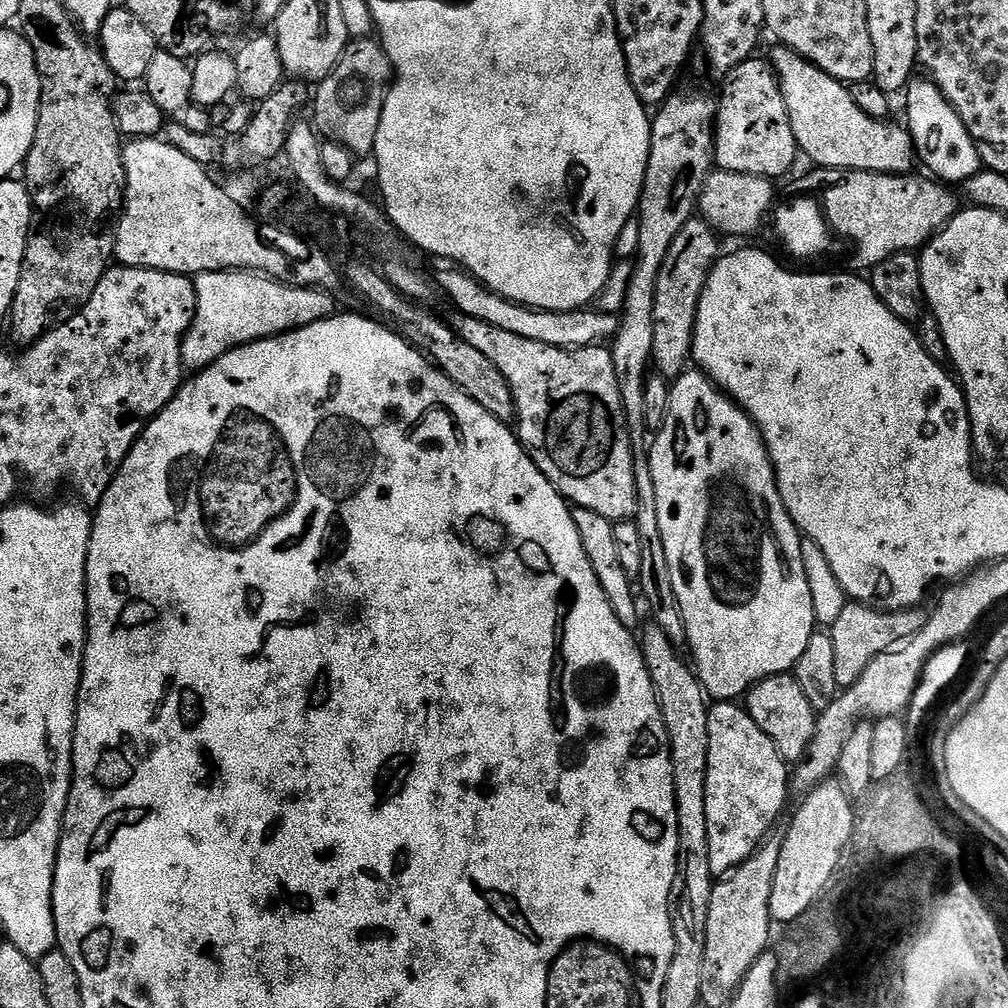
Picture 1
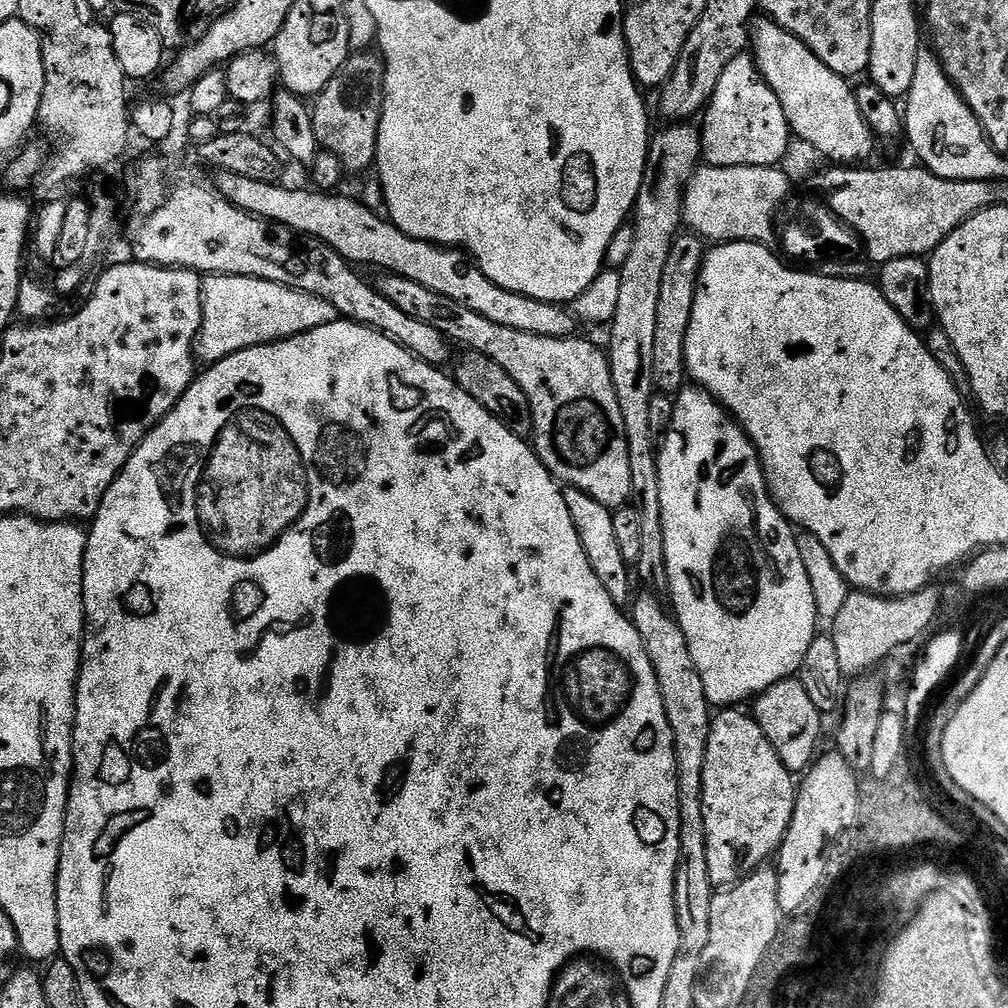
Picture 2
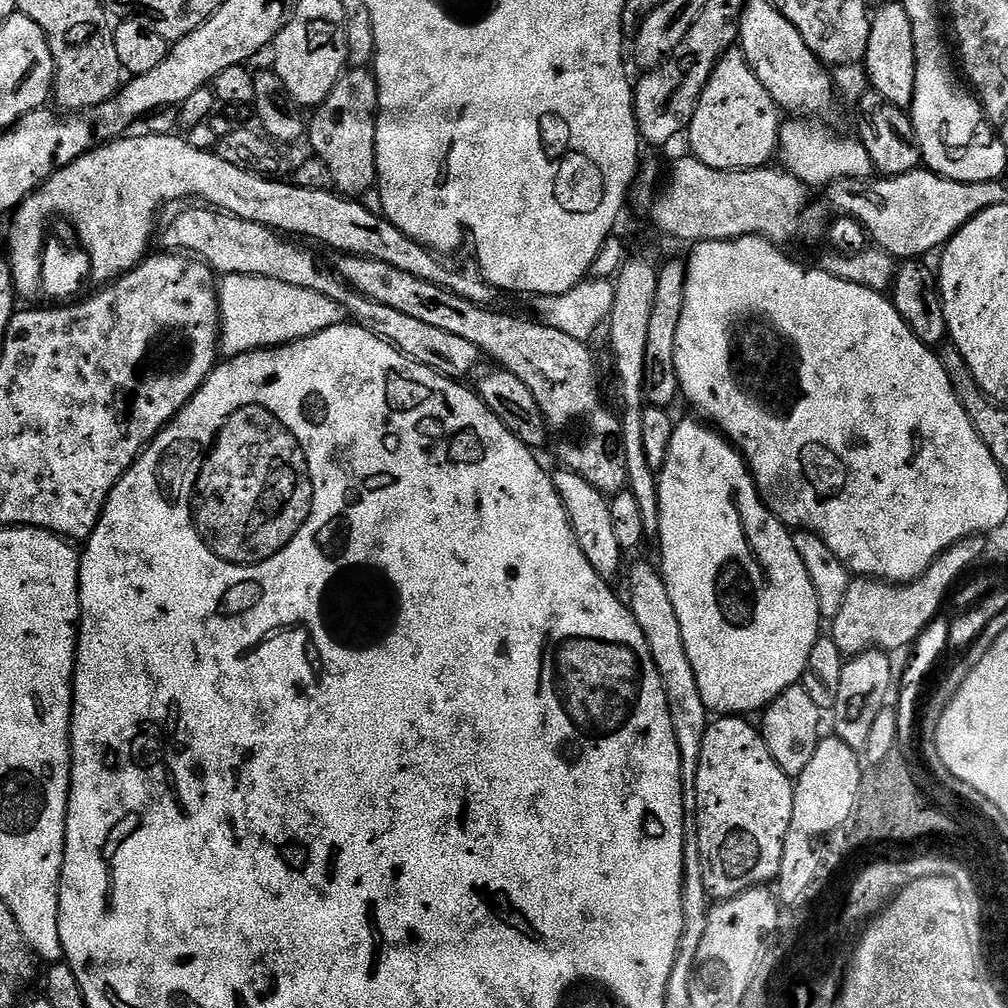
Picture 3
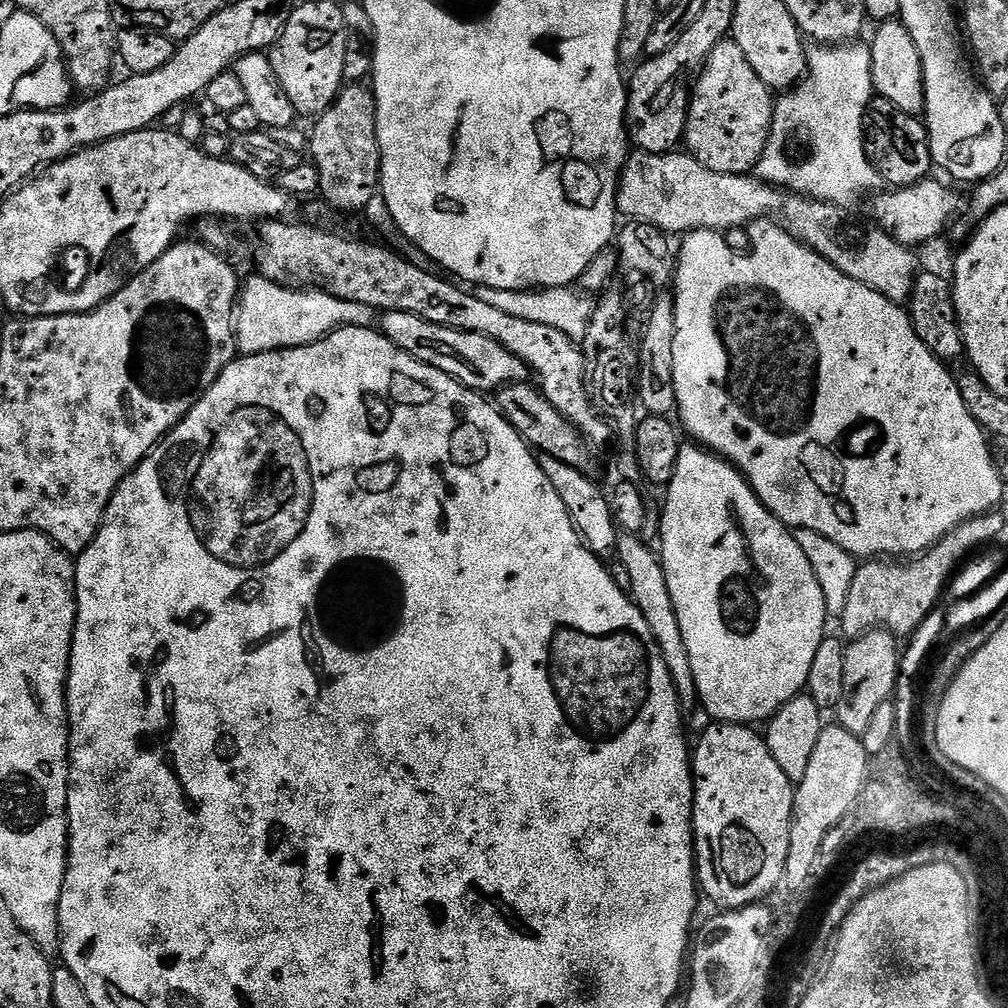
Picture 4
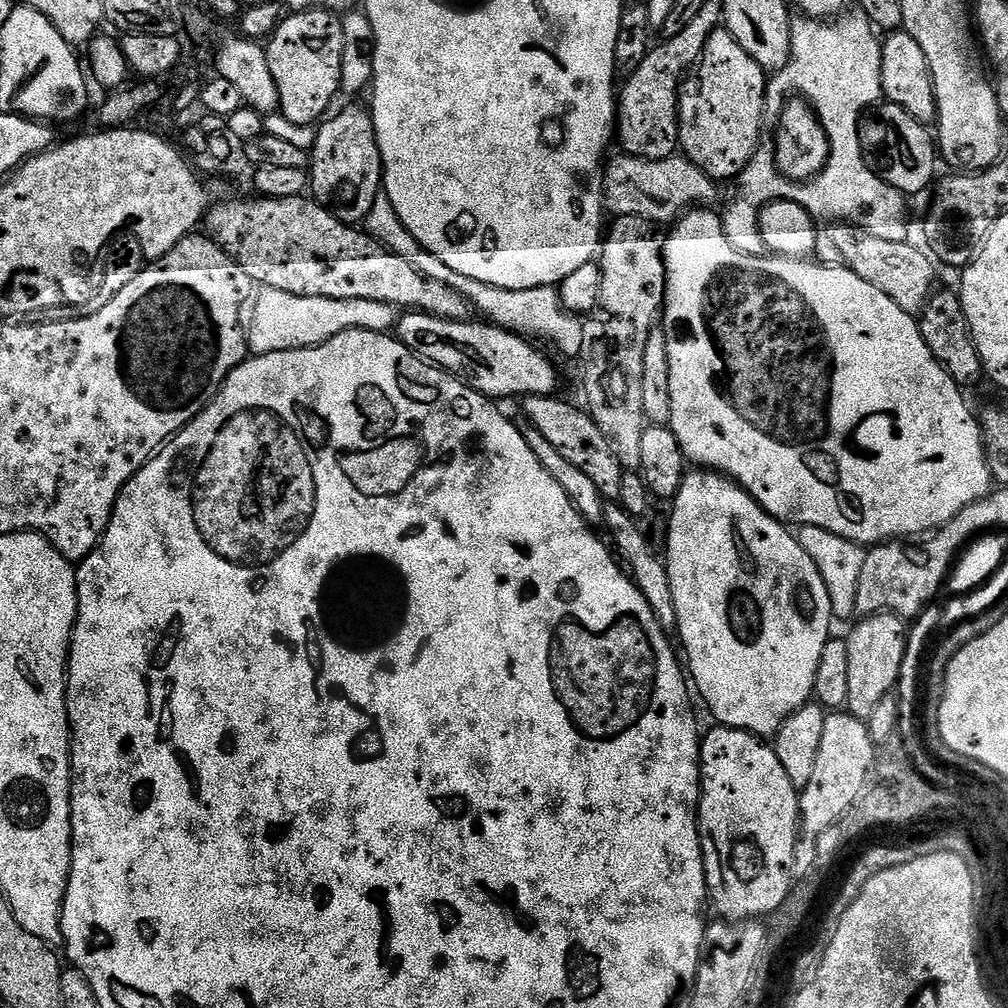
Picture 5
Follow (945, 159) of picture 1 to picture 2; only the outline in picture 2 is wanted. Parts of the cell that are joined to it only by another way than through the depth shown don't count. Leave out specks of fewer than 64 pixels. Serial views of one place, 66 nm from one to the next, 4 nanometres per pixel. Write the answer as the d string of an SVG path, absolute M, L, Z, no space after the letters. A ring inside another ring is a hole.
M931 47L920 49L906 103L908 105L902 108L906 140L912 143L920 159L917 161L928 171L947 180L1000 178L1005 175L1005 157L993 150L978 118L974 118L970 106L966 106L951 78L944 73L944 67Z

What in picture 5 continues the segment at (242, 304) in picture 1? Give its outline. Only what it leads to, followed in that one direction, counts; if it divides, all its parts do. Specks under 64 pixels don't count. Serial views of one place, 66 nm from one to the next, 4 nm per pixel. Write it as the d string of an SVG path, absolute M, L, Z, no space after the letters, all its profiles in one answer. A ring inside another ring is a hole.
M273 288L257 291L251 308L252 325L247 325L246 339L249 353L257 356L295 348L312 348L338 334L349 332L351 328L387 333L395 329L398 319L397 309L391 304L365 300L302 298Z

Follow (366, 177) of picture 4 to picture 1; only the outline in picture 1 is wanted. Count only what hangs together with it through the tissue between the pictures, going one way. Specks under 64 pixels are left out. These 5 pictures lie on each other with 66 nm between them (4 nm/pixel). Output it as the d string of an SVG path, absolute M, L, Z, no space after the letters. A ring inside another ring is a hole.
M372 36L349 39L336 69L315 85L316 105L312 112L316 115L317 133L325 141L346 146L357 158L371 157L376 151L378 126L393 79L392 63L379 39Z

